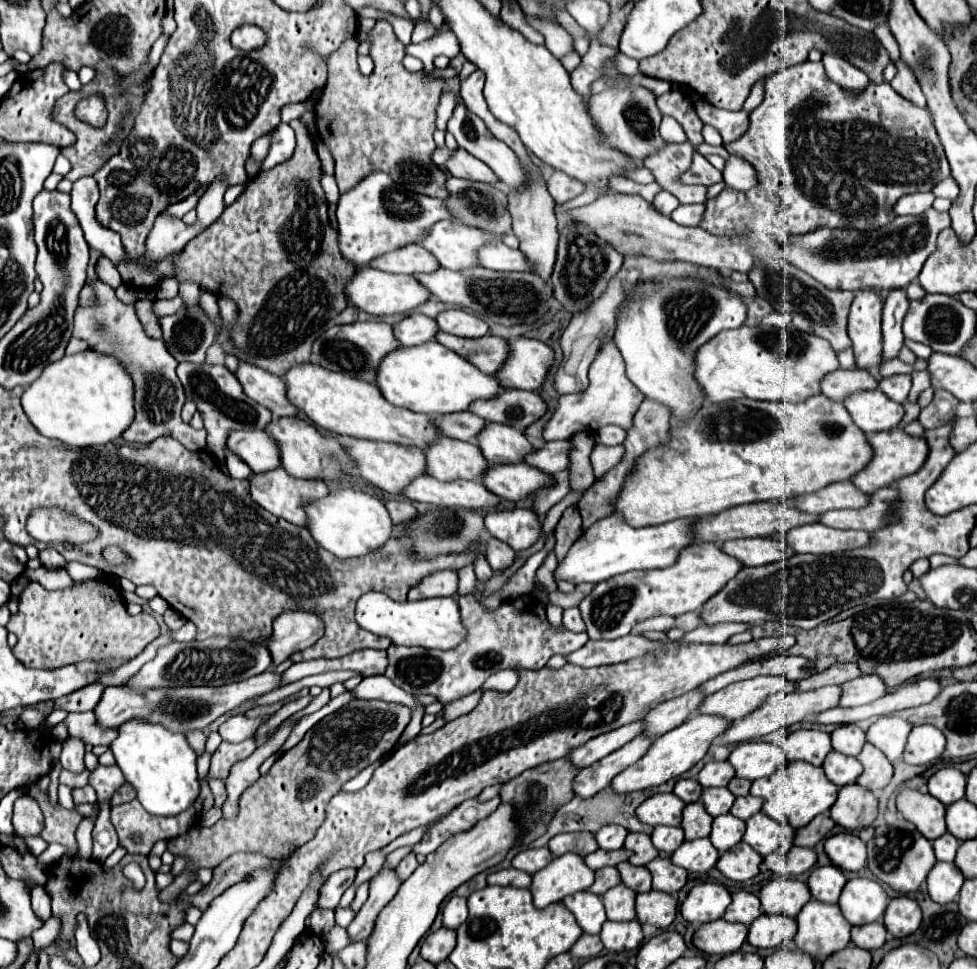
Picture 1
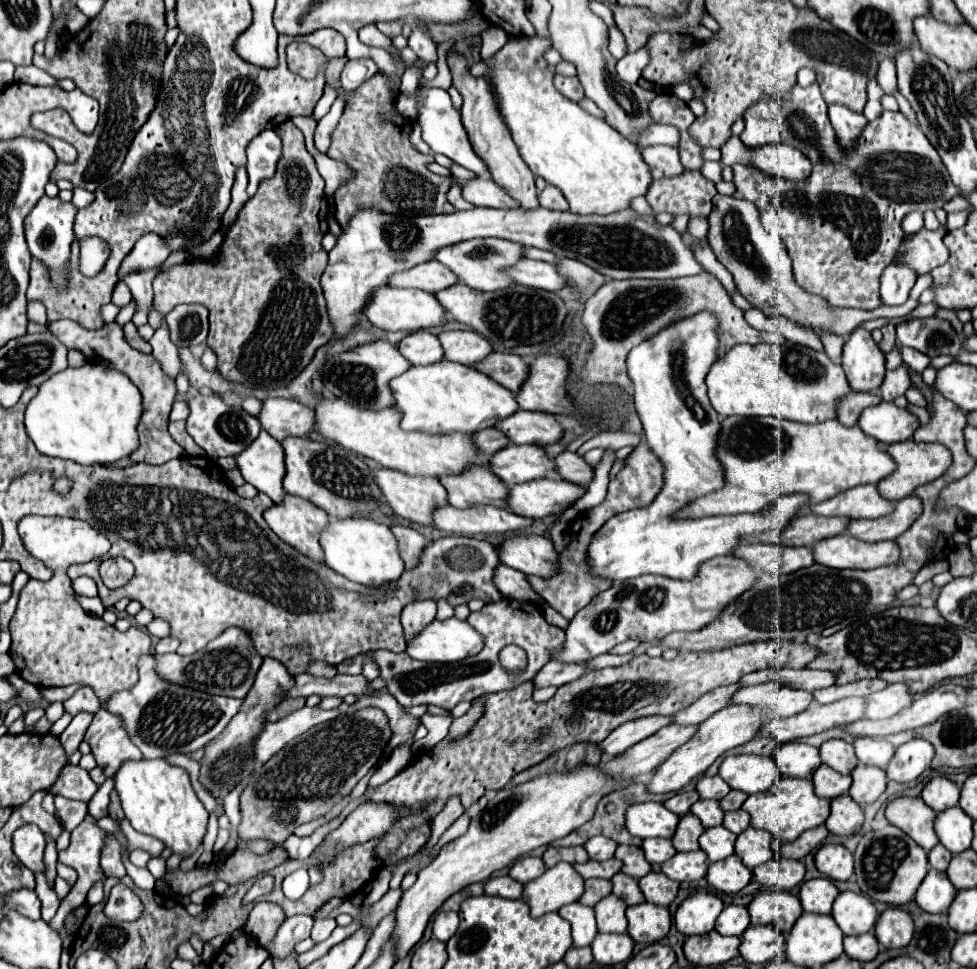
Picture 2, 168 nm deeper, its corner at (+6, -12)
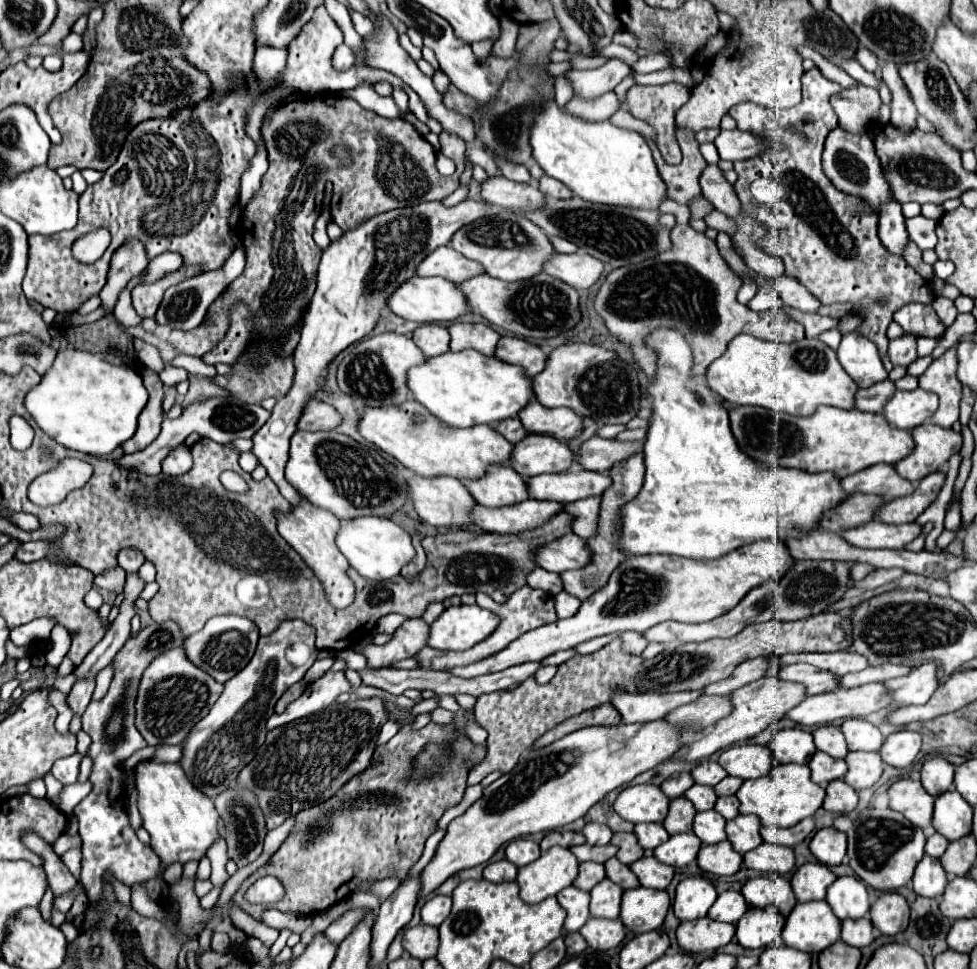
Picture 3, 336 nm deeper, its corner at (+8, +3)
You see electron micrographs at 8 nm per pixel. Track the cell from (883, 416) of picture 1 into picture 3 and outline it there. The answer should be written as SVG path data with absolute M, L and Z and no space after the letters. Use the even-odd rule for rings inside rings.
M917 387L915 391L895 391L893 397L885 403L881 415L889 425L909 431L915 425L925 423L931 413L935 413L937 405L939 403L933 393Z

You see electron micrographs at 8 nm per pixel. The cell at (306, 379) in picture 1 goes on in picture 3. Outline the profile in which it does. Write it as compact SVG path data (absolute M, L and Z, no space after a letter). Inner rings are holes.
M403 401L401 405L363 407L357 411L357 429L361 437L387 455L395 457L401 465L423 477L451 475L451 477L481 477L491 463L507 461L513 445L505 441L491 425L473 425L467 429L447 429L439 425L423 405L417 401Z

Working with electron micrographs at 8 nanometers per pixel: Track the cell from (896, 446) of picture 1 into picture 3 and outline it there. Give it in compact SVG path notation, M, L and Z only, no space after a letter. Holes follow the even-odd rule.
M923 423L911 429L915 447L913 451L895 463L899 477L915 483L921 481L927 473L941 469L947 459L961 449L961 433L953 429L943 429L933 423Z

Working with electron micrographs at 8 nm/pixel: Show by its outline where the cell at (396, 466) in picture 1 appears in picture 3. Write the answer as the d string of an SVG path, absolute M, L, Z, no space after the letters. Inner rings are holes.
M415 475L407 481L407 489L409 489L409 499L413 501L413 507L417 511L417 515L427 521L433 527L471 527L471 519L469 519L469 511L473 509L475 501L473 497L469 497L467 489L455 479L455 477L421 477Z

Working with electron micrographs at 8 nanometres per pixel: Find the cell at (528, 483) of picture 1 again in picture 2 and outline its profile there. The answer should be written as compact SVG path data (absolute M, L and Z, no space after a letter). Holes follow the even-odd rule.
M539 478L517 484L509 492L511 512L525 518L545 518L571 508L587 490L557 478Z

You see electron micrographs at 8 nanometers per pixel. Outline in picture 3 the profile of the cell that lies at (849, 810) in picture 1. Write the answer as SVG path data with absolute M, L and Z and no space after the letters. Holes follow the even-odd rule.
M835 779L827 785L827 797L823 801L823 809L839 815L847 815L857 807L857 791L849 787L843 779Z

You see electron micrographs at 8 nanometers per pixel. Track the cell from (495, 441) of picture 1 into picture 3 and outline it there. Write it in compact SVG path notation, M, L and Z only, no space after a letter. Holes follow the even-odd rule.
M525 435L513 445L509 465L523 477L541 473L561 473L573 465L575 457L569 447L549 435Z

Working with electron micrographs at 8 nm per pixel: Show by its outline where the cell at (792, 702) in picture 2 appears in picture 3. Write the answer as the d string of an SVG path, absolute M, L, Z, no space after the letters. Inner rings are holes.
M791 665L791 667L775 667L767 671L769 675L775 675L783 681L793 681L793 683L801 683L805 685L805 695L817 695L817 693L827 693L831 689L835 689L837 677L833 673L827 671L819 671L811 665Z

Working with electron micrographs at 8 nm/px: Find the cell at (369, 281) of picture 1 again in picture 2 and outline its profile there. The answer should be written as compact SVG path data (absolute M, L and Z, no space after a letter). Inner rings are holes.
M383 286L379 288L369 304L365 306L367 320L381 328L381 330L403 330L403 332L415 332L415 330L427 330L427 328L439 328L447 324L447 312L441 308L441 302L435 298L435 294L423 292L423 290L407 290L407 288L391 288Z

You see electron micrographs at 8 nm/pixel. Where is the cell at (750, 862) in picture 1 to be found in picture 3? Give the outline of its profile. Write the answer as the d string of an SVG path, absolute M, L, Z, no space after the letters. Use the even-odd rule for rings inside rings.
M721 841L715 845L701 847L697 863L705 873L721 877L721 875L735 875L743 865L743 857L733 849L729 841Z

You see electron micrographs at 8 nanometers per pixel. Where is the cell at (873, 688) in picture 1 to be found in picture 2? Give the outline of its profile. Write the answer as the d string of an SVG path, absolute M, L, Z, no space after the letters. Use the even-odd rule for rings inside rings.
M889 684L885 690L879 690L867 696L867 712L865 716L871 720L881 720L895 716L897 712L909 708L913 702L913 694L907 684Z

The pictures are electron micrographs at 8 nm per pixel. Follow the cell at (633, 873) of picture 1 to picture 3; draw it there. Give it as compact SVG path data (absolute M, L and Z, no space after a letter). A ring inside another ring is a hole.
M611 857L605 863L605 869L607 869L607 877L611 881L615 881L623 889L635 889L635 887L641 885L639 879L637 879L637 875L631 871L631 867L629 865L623 865L617 857Z

